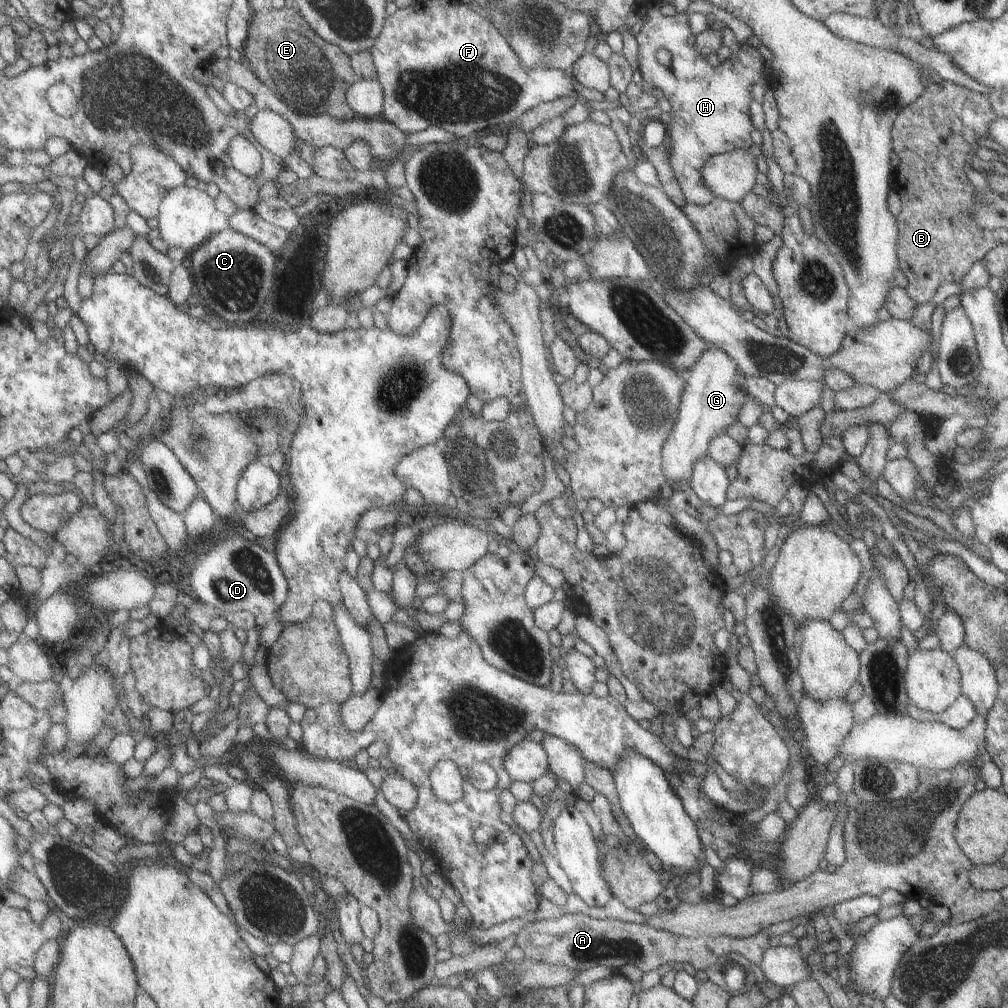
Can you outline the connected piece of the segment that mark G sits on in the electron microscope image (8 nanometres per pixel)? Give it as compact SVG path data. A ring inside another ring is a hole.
M714 345L696 359L685 382L675 423L661 450L663 473L672 487L690 481L694 463L709 452L709 442L723 435L731 424L738 421L738 413L747 396L746 377L736 362Z

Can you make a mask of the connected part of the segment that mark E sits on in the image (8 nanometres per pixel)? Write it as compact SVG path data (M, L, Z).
M295 7L260 11L250 27L250 36L244 48L251 69L298 112L305 115L329 114L338 120L352 120L359 114L349 103L349 88L362 78L353 64L353 58L337 44L324 40L306 20L302 11Z

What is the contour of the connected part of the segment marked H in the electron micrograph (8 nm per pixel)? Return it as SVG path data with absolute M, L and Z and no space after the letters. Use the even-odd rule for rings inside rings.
M658 4L647 7L647 17L636 36L639 58L637 79L648 84L649 88L654 88L655 95L663 96L671 102L672 110L669 112L671 120L667 124L667 135L671 140L669 163L685 196L685 202L705 205L715 197L703 183L701 177L703 166L707 160L718 153L727 153L734 149L750 149L753 144L750 137L750 132L754 127L749 115L749 106L753 101L750 89L762 78L760 73L765 60L758 49L747 43L738 47L738 55L731 56L713 68L706 61L706 57L696 52L695 36L690 31L688 23L689 14L685 12L678 13L673 17L665 17L660 13L659 8ZM660 48L668 50L670 60L672 60L670 67L665 69L658 69L656 65L655 54L656 50L660 50Z

